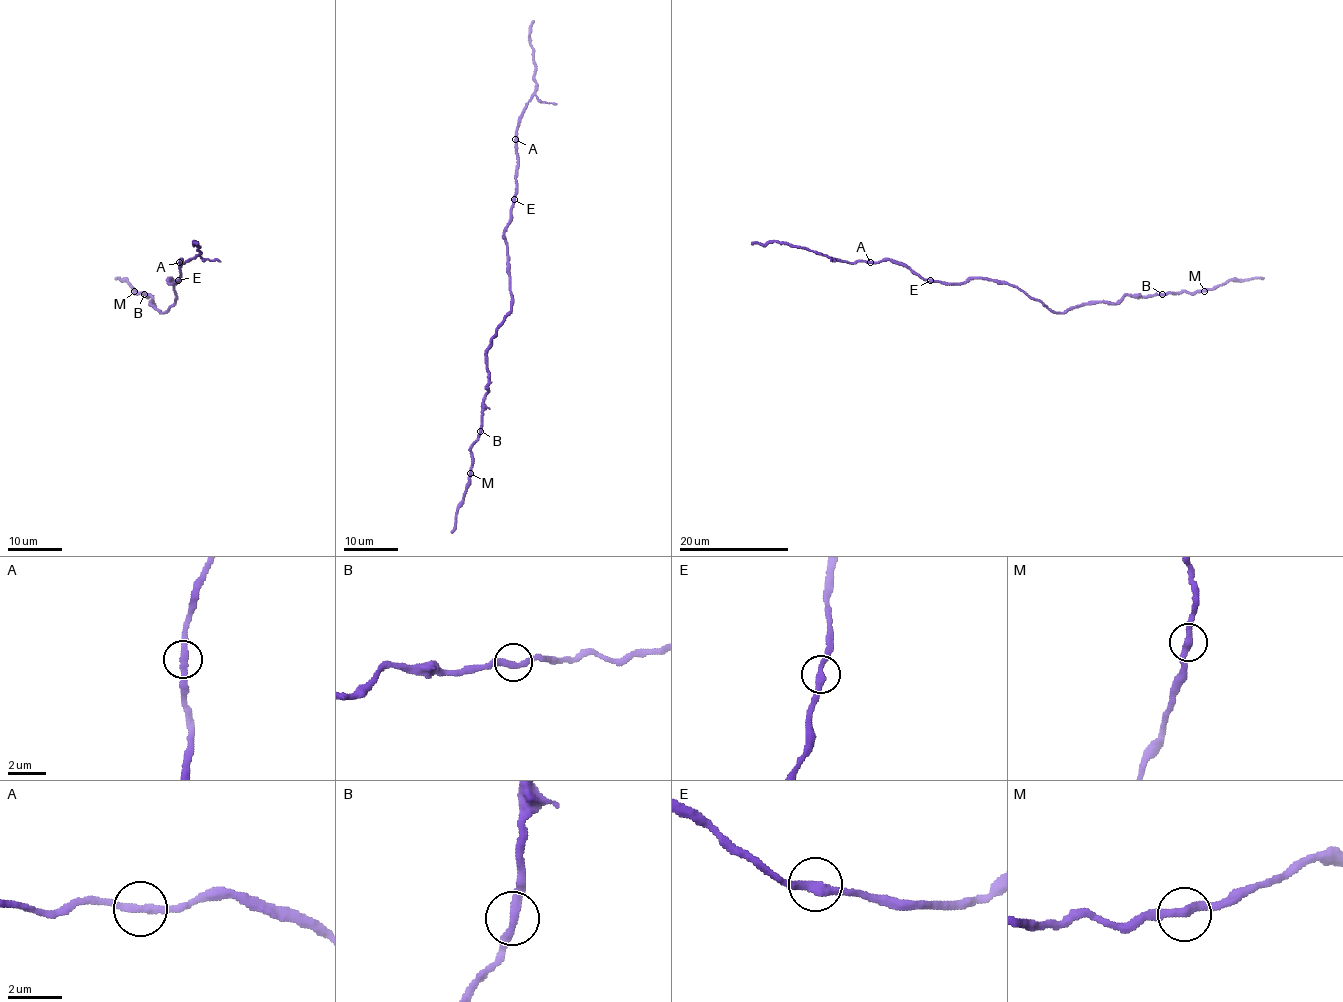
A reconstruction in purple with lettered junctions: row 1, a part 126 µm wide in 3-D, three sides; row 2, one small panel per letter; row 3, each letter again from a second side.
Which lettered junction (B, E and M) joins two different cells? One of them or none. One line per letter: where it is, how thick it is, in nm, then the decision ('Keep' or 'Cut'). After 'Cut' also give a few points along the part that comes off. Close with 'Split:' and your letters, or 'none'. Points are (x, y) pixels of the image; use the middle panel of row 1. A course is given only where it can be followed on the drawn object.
B: Place: (480, 431). Thickness 320 nm. Keep
E: Place: (514, 199). Thickness 320 nm. Keep
M: Place: (470, 473). Thickness 320 nm. Keep
Split: none

